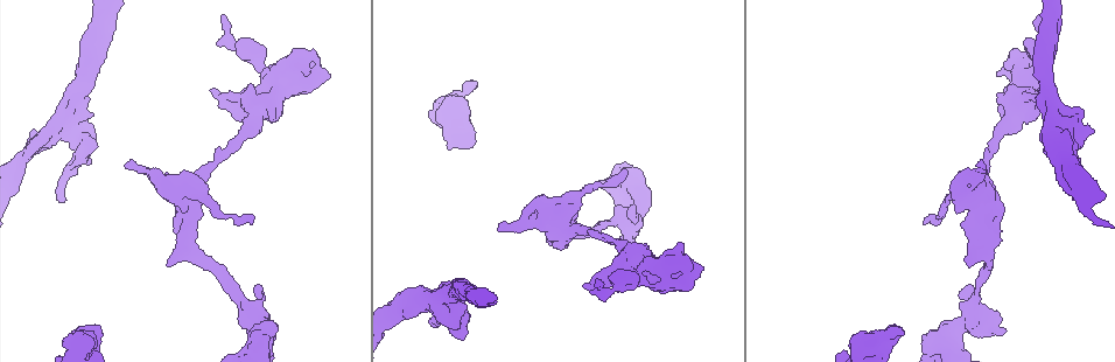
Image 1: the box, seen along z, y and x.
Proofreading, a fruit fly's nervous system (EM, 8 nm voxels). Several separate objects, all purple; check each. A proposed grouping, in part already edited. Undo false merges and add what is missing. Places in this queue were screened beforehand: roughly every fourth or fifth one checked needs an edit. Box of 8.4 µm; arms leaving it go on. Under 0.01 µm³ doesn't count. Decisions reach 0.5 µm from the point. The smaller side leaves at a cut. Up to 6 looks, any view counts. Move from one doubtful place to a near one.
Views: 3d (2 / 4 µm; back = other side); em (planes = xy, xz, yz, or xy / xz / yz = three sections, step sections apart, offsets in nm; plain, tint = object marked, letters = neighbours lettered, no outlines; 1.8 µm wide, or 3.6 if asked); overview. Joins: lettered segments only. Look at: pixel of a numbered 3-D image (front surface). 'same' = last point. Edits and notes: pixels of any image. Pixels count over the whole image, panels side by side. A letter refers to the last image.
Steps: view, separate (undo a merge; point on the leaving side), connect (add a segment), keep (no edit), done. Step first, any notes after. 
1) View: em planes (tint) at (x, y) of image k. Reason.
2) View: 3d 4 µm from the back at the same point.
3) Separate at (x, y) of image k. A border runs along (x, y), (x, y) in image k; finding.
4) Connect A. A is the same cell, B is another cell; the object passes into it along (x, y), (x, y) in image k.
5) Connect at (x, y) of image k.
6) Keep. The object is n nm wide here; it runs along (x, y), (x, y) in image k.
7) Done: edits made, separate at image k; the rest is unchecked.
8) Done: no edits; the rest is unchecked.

View: 3d 2 µm at (64, 199) of image 1. An open end.

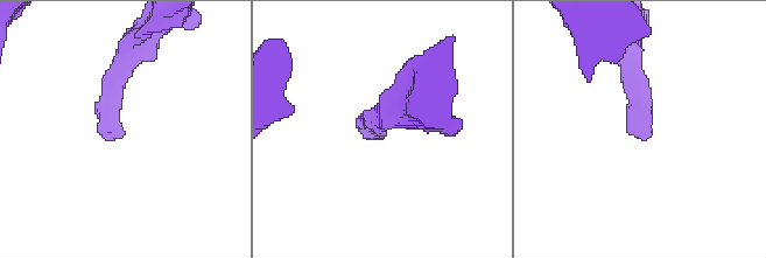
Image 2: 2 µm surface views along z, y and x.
View: em planes (letters) at (645, 131) of image 2.

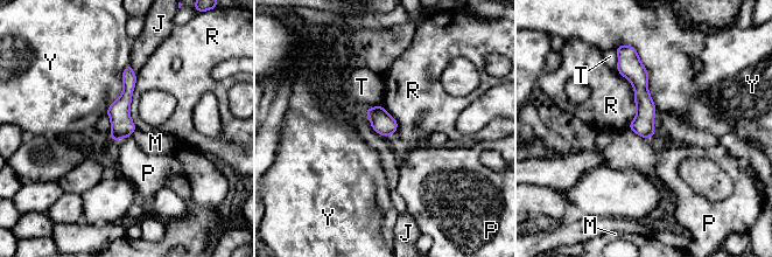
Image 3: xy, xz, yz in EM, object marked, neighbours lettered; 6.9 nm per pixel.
Keep. J, M, P, R, T and Y are other cells; no lettered segment goes on from it.

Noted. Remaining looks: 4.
View: em 3.6 µm planes (letters) at (435, 298) of image 1. A fork.

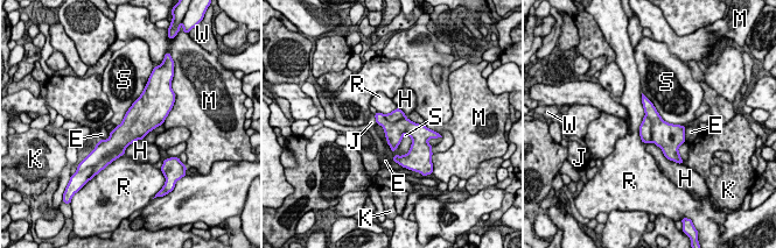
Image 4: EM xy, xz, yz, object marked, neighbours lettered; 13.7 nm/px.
Keep. E, H, J, K, M, R, S and W are other cells; a border runs along (376, 122), (395, 154), (410, 150) in image 4; continuous, no second neuron.

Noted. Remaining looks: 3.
View: em xz step 16 (tint) at (990, 149) of image 1. Thin neck.

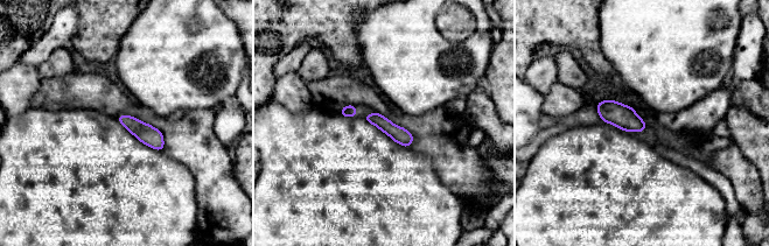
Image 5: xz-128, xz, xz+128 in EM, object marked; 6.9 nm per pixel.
View: em planes (letters) at the same point.

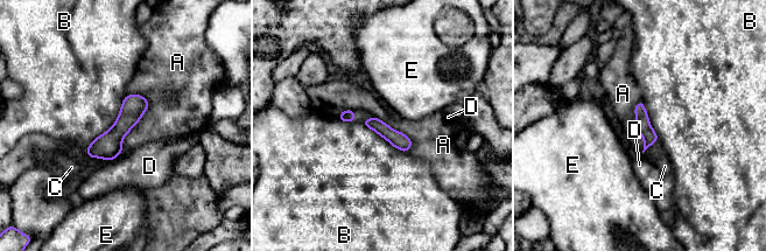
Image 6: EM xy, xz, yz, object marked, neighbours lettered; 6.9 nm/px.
Keep. The object is 100 nm wide here; the longest contact is with B, 480 nm; A, B, C, D and E are other cells; one neuron here.

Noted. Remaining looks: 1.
Done: no edits; the rest is unchecked.

